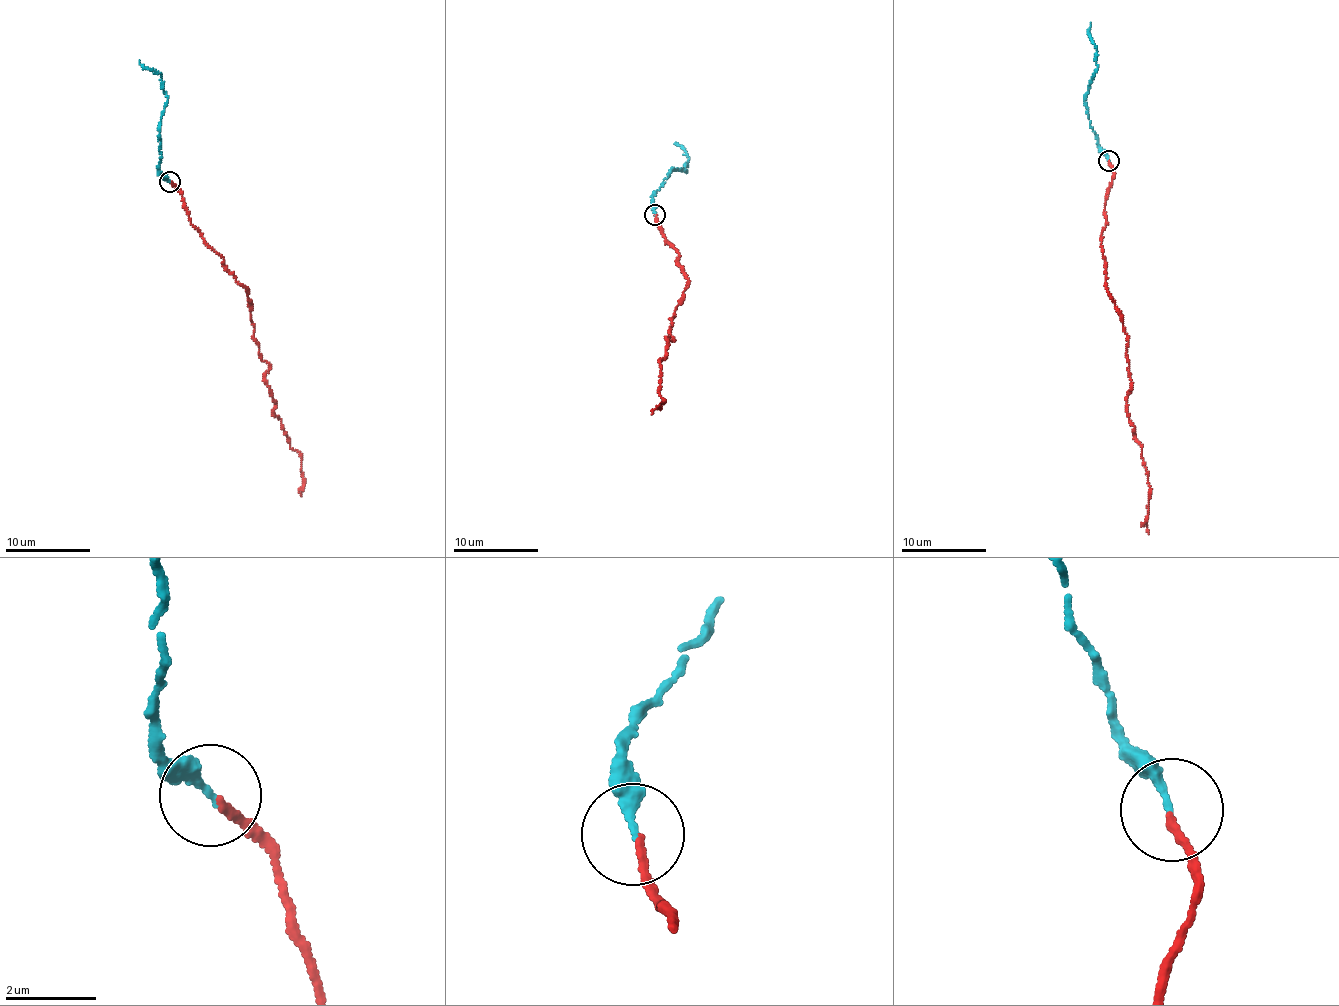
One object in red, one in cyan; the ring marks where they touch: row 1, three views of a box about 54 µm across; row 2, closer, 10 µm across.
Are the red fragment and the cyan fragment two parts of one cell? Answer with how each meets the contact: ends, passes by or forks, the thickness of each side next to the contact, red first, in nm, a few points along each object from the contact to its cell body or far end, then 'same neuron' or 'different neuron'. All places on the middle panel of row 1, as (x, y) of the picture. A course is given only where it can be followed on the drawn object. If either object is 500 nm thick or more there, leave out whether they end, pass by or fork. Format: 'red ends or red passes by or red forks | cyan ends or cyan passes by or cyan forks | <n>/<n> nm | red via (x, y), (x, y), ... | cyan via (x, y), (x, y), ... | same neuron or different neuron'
red ends | cyan ends | 160/200 nm | red via (655, 215), (687, 282), (670, 320), (673, 338), (658, 362), (658, 392), (664, 401), (651, 414) | cyan via (655, 215), (653, 195), (671, 169), (687, 170), (683, 148), (675, 142) | same neuron

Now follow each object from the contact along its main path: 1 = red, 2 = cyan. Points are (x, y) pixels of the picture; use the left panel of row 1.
1: (170, 181), (191, 224), (246, 289), (254, 340), (268, 365), (272, 415), (301, 458), (301, 496)
2: (170, 181), (159, 171), (159, 134), (167, 96), (161, 76), (139, 60)

